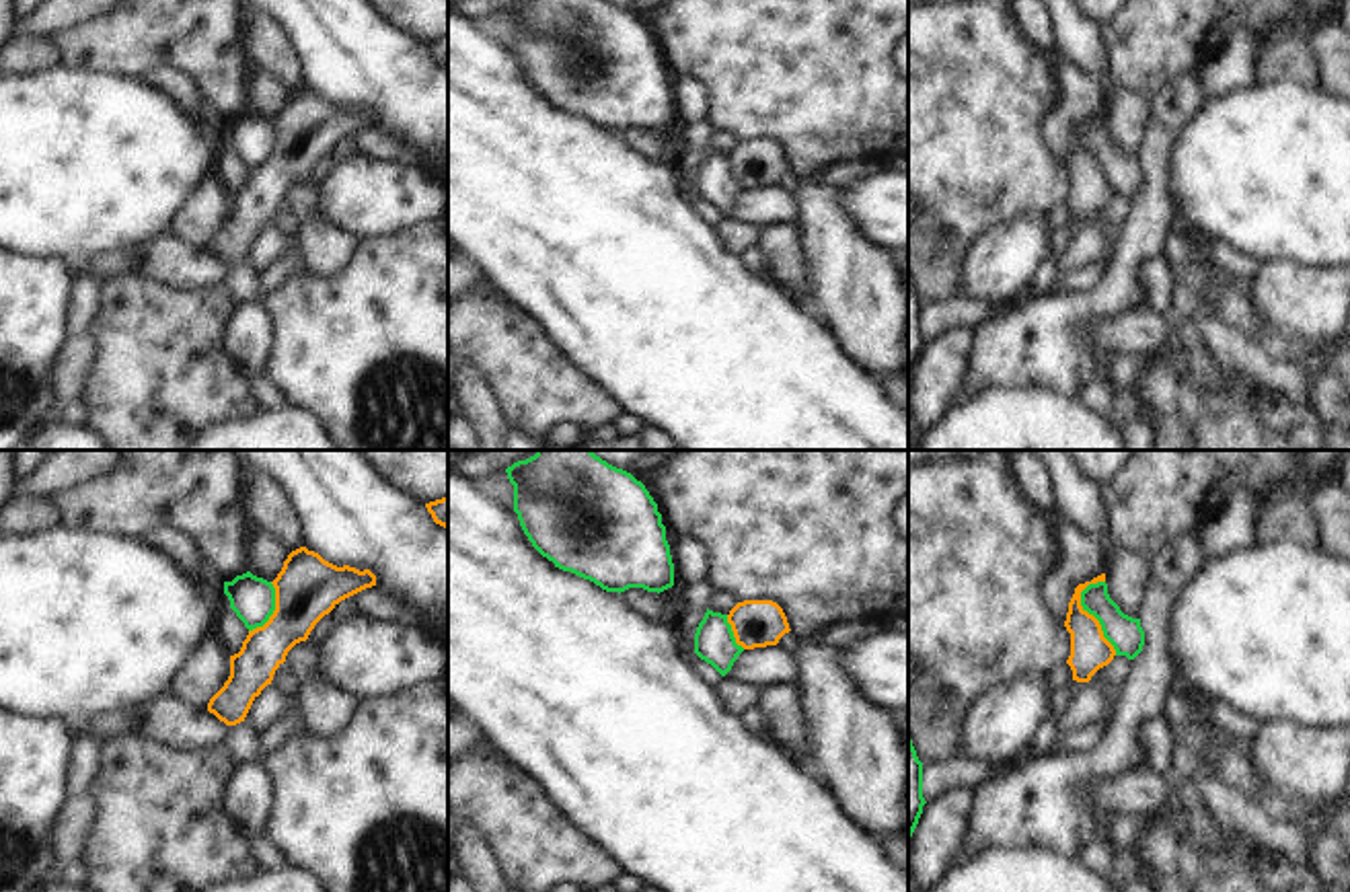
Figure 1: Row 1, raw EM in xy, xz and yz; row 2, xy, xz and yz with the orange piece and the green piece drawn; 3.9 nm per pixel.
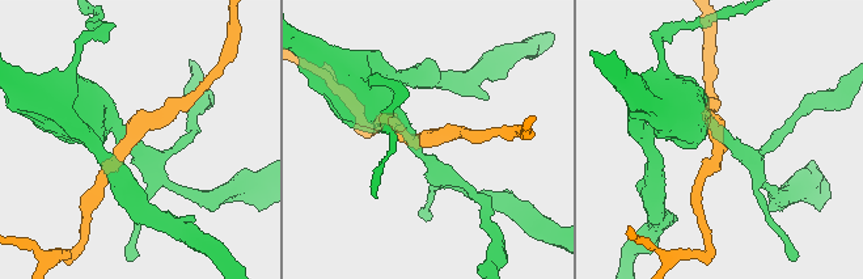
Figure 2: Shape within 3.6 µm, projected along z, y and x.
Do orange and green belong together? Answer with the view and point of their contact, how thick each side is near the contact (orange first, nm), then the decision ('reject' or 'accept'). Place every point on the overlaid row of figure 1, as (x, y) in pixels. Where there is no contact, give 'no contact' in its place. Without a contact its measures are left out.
contact yz (1096, 619); calibres 160 and 140 nm; reject

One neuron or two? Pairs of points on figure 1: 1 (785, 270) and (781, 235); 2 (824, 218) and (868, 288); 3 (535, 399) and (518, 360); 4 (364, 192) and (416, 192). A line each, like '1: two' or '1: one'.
1: one
2: one
3: one
4: one

